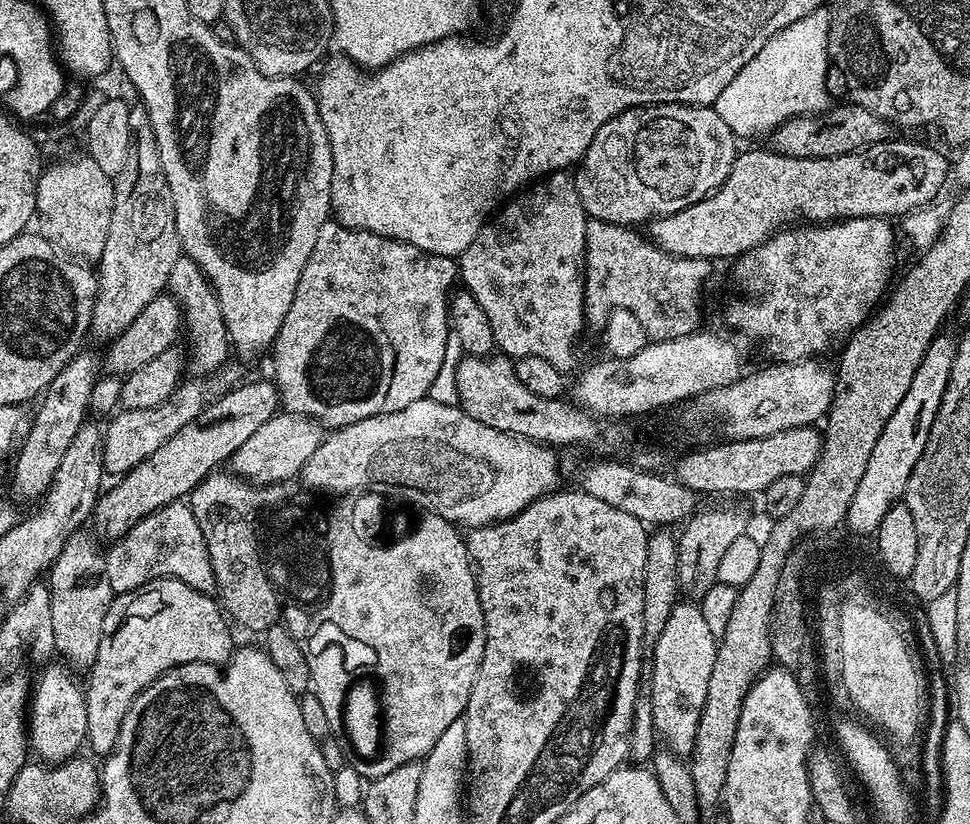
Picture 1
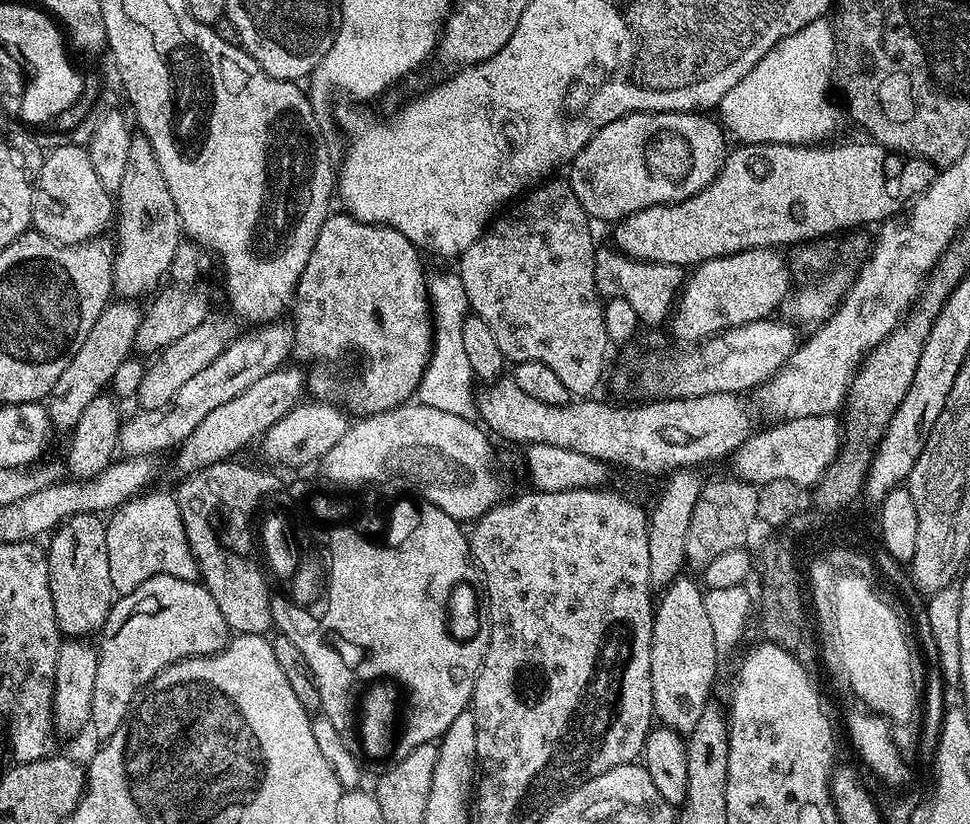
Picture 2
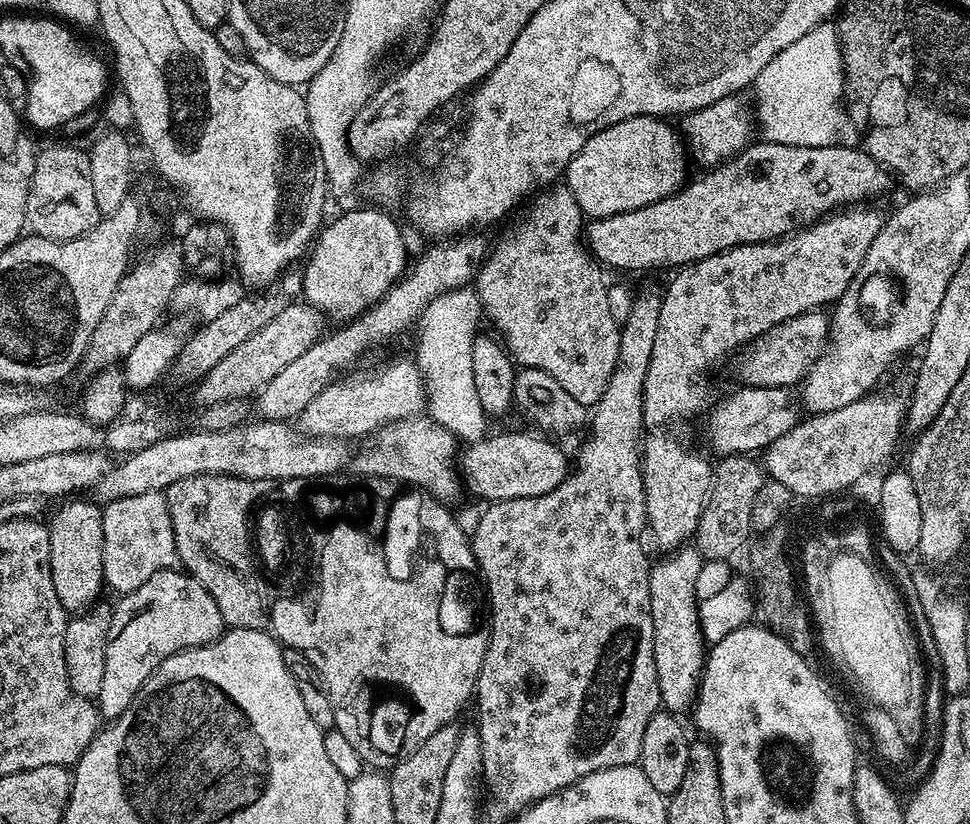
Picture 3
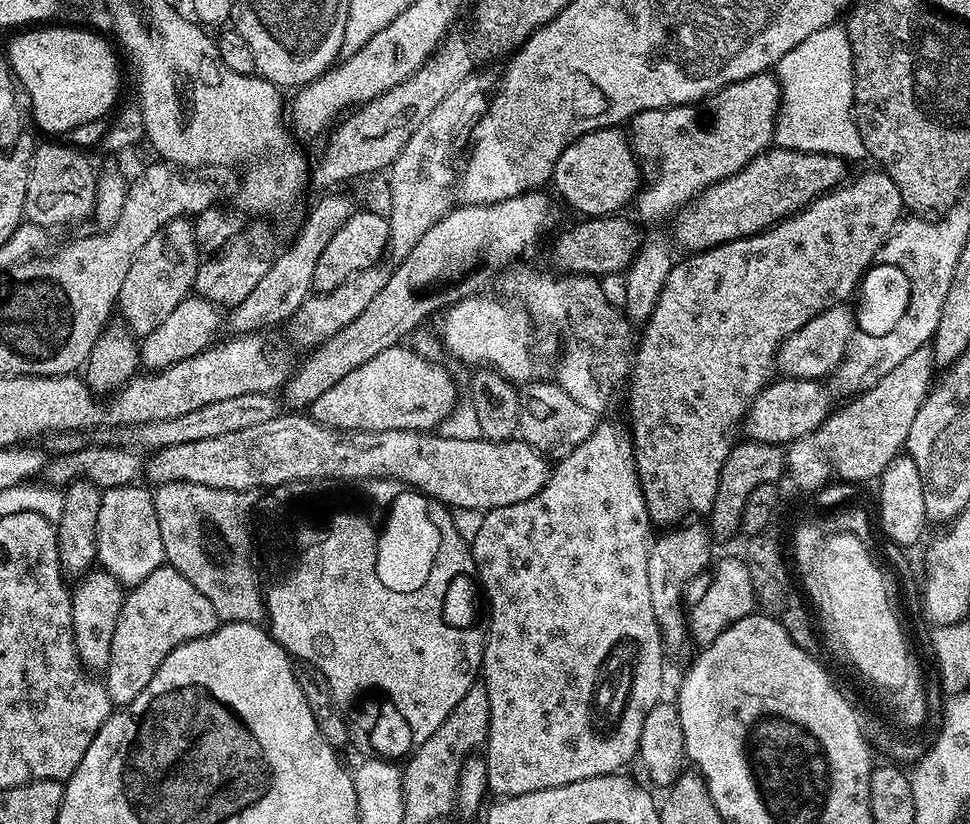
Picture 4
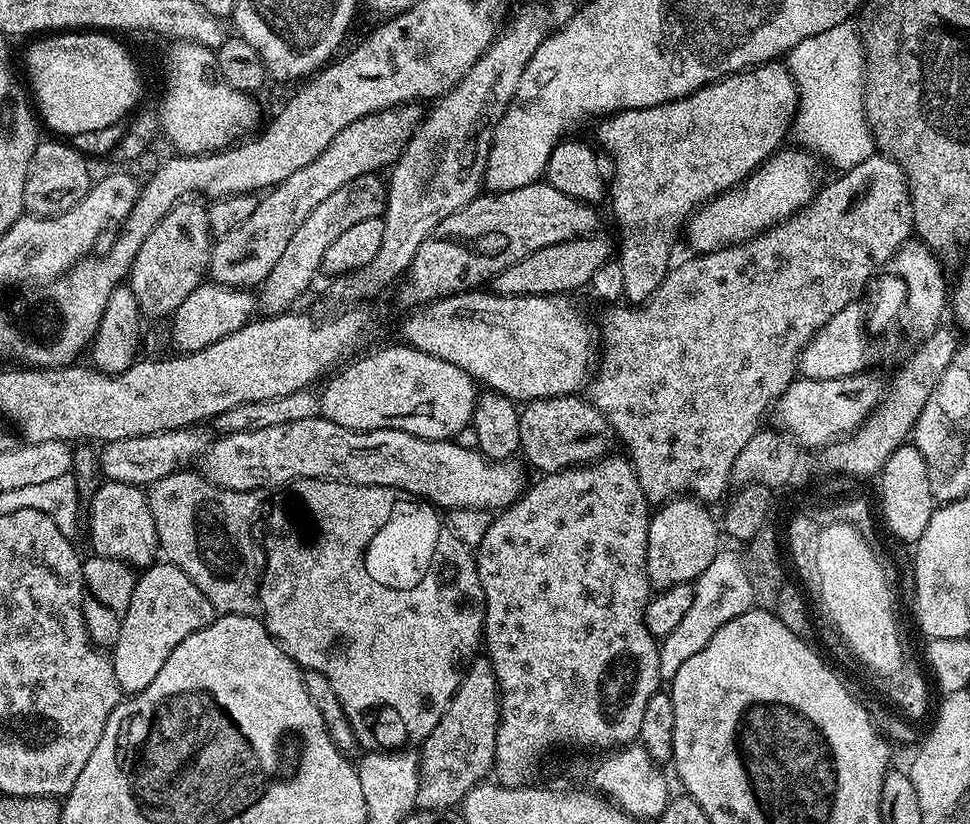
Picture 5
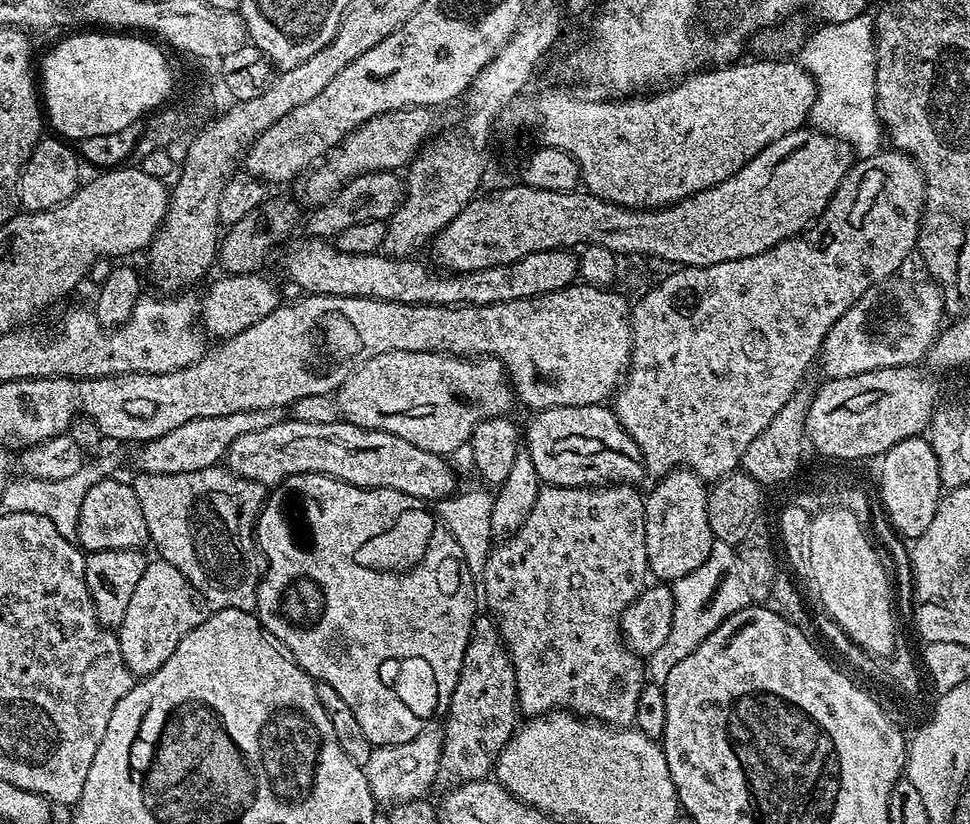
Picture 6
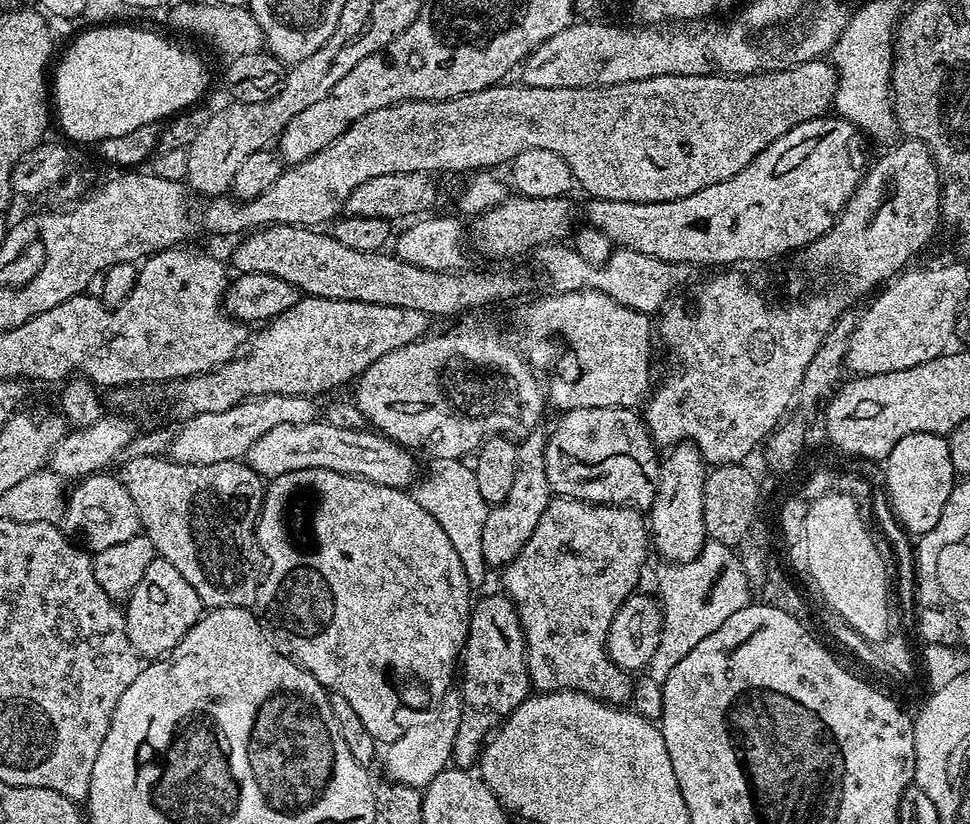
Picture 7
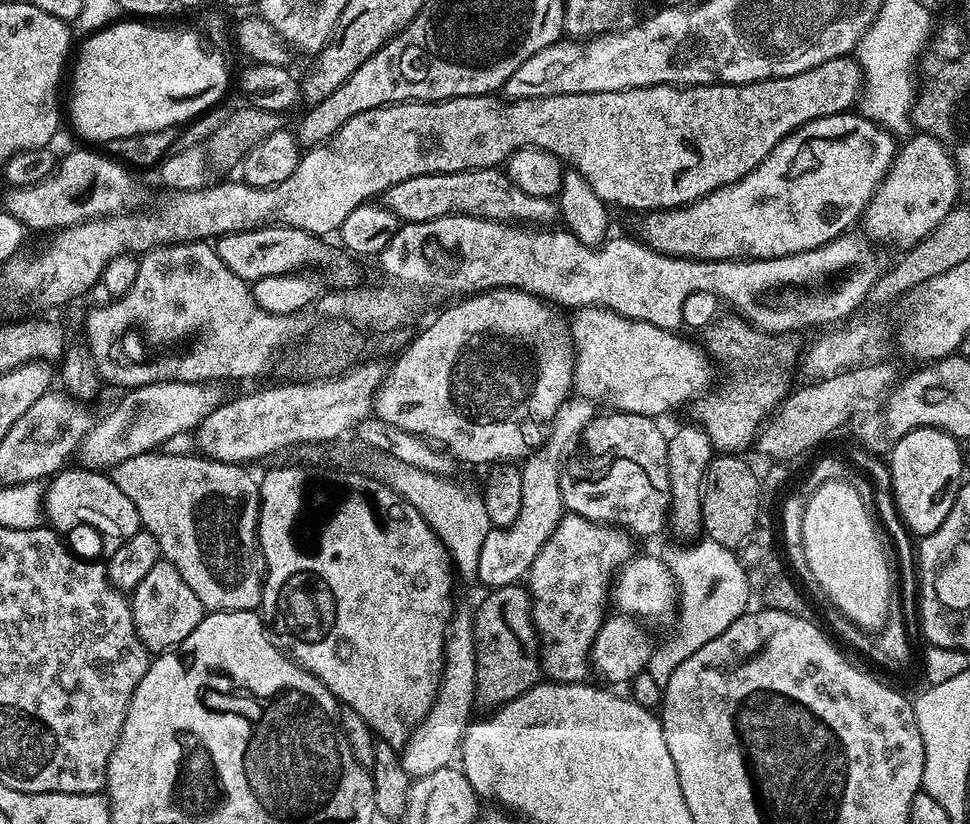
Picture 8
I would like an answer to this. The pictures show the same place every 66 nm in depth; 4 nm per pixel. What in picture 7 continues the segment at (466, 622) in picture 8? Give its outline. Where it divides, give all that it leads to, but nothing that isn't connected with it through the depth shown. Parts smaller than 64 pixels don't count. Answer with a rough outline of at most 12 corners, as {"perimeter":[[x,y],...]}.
{"perimeter":[[462,700],[383,749],[387,779],[423,790],[449,767]]}

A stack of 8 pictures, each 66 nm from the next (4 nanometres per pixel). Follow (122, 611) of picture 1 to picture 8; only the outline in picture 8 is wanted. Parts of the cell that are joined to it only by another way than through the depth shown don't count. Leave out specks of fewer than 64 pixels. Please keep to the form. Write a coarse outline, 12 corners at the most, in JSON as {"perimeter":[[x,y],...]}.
{"perimeter":[[163,558],[130,593],[138,636],[176,649],[206,615]]}

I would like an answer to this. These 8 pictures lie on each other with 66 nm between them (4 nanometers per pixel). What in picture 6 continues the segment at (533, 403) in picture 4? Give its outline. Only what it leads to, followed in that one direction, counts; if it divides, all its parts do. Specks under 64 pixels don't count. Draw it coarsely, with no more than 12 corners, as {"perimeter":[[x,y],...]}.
{"perimeter":[[604,404],[542,408],[526,428],[538,478],[558,488],[645,479]]}

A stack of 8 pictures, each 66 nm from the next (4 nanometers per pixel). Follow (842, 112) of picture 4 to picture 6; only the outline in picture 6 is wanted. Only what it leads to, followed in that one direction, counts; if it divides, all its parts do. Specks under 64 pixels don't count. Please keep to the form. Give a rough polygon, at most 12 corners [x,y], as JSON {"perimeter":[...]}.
{"perimeter":[[873,17],[820,26],[798,62],[811,127],[878,155]]}

